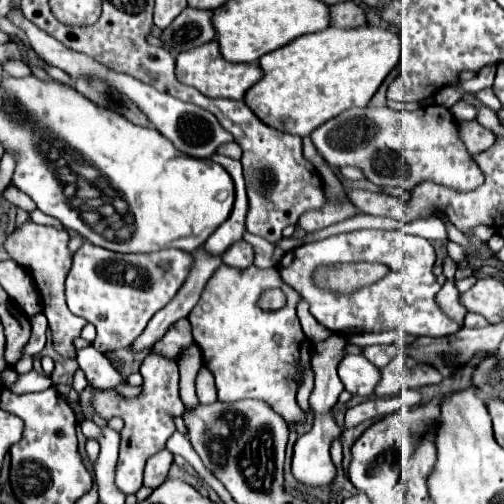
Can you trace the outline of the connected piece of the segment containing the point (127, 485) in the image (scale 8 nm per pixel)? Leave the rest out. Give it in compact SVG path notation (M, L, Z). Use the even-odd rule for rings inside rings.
M149 354L141 364L141 376L143 376L143 386L141 386L143 390L135 398L117 398L113 390L99 390L93 400L95 412L99 416L105 418L121 416L125 422L121 430L121 452L115 470L115 486L125 496L137 494L137 490L143 486L143 468L147 458L165 448L165 442L177 430L173 422L175 416L183 416L185 412L185 406L179 398L179 368L173 360Z

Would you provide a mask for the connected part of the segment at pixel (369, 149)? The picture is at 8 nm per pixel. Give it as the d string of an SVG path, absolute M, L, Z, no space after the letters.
M425 106L417 110L391 110L391 108L349 108L337 118L331 118L323 126L319 126L311 140L317 148L317 152L333 166L357 166L365 178L377 186L417 186L423 180L433 180L443 186L451 186L455 190L473 190L483 182L483 174L477 168L477 164L471 160L469 152L465 150L457 124L451 116L451 112L443 106Z

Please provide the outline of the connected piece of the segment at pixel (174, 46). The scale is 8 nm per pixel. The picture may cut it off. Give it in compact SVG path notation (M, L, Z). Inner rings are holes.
M185 8L181 16L173 20L169 28L163 30L163 46L167 50L191 50L215 38L213 12L199 8Z

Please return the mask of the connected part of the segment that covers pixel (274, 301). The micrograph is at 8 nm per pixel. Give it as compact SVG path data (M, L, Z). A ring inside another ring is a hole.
M269 290L261 298L261 306L265 310L275 310L275 308L281 308L283 304L285 304L285 296L279 290Z

